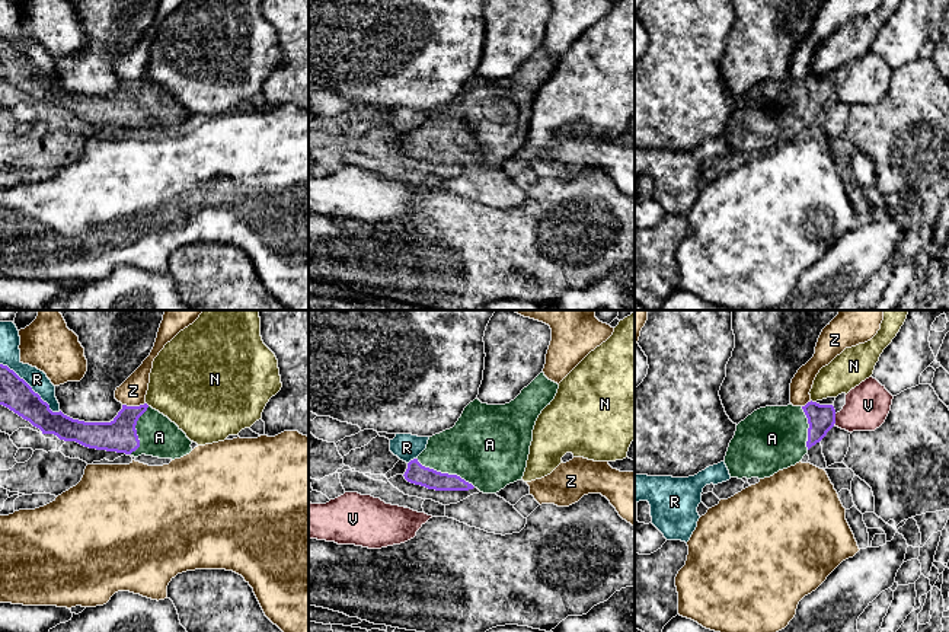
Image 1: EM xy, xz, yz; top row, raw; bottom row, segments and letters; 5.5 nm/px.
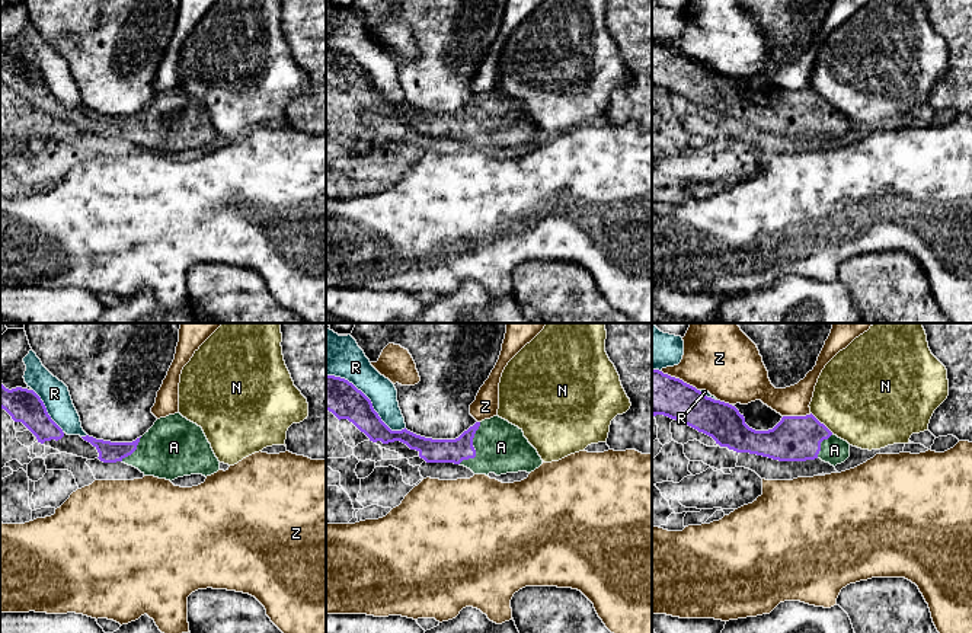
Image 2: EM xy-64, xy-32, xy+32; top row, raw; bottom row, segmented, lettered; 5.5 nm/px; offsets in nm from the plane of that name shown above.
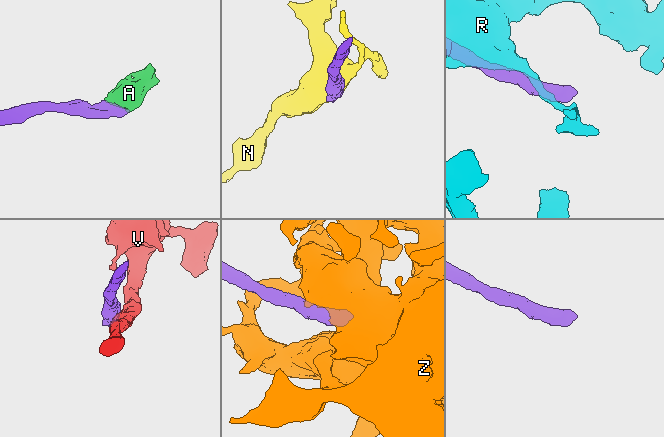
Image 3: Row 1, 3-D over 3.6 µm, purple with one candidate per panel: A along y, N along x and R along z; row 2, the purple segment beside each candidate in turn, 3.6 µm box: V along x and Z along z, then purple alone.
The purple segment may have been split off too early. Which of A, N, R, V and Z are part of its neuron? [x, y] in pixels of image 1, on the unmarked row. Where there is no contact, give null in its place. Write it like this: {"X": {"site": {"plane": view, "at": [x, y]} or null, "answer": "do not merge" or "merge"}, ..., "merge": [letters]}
{"A": {"site": {"plane": "xz", "at": [446, 147]}, "answer": "merge"}, "N": {"site": {"plane": "yz", "at": [814, 76]}, "answer": "do not merge"}, "R": {"site": {"plane": "xy", "at": [31, 61]}, "answer": "do not merge"}, "V": {"site": {"plane": "yz", "at": [834, 93]}, "answer": "do not merge"}, "Z": {"site": {"plane": "xy", "at": [133, 80]}, "answer": "do not merge"}, "merge": ["A"]}

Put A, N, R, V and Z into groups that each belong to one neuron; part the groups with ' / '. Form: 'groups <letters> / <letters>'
groups A / N / R / V / Z

